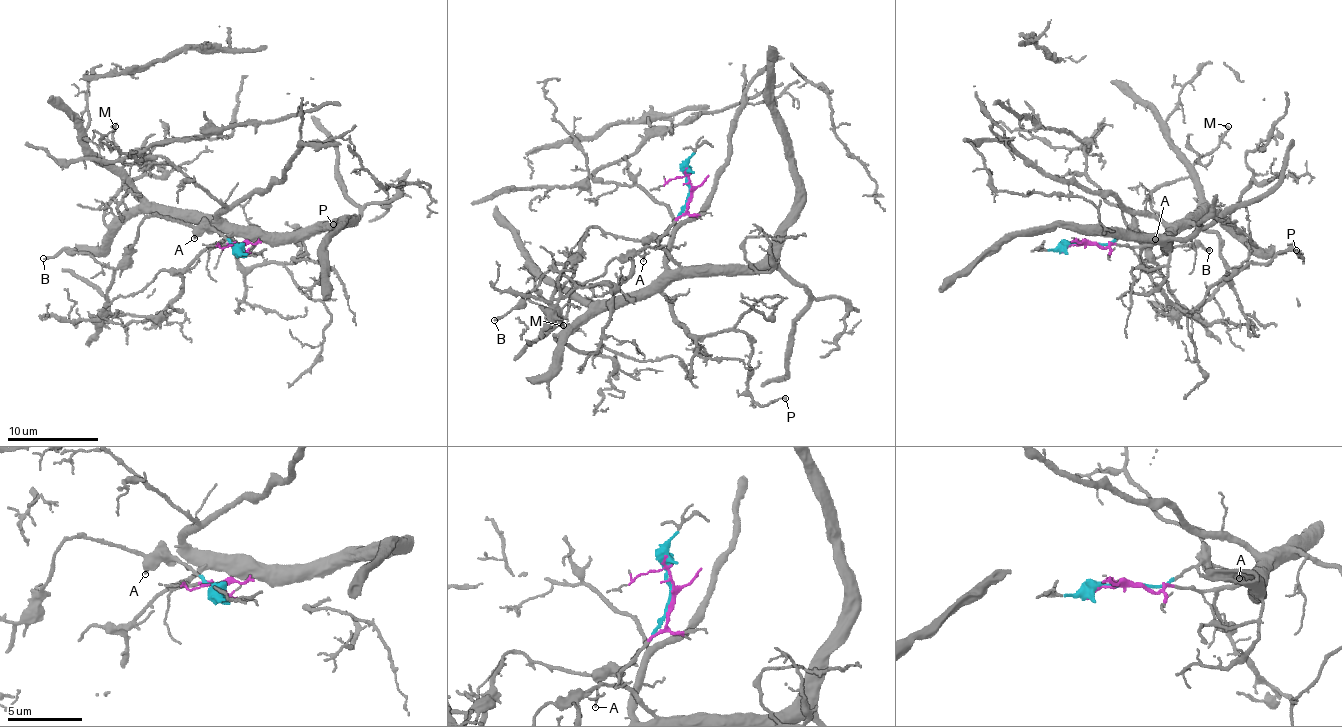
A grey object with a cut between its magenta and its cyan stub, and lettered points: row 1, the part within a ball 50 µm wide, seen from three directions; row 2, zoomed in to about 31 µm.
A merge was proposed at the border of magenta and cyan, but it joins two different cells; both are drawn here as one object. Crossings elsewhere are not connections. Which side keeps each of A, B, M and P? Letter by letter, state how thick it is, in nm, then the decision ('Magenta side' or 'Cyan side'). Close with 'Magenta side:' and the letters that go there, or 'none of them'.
A: Thickness 130 nm. Cyan side
B: Thickness 200 nm. Cyan side
M: Thickness 180 nm. Magenta side
P: Thickness 140 nm. Magenta side
Magenta side: M, P

